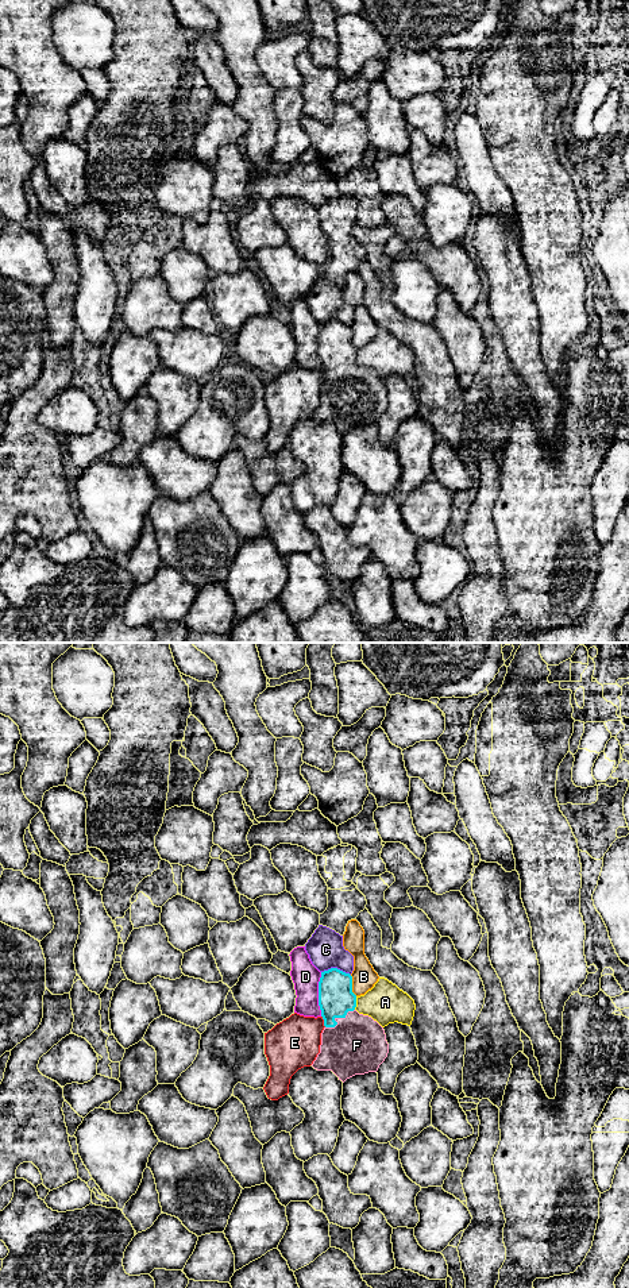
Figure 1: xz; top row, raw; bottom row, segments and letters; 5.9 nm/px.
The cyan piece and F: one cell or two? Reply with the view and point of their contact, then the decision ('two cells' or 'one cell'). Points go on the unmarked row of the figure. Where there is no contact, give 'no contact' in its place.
meets cyan in xz at (336, 369); one cell

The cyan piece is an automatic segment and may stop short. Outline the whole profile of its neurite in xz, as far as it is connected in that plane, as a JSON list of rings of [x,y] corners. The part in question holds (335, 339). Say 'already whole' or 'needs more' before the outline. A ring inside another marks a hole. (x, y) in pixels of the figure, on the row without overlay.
needs more; [[[337,320],[321,324],[319,358],[325,379],[312,419],[332,423],[343,435],[355,427],[377,424],[387,409],[389,396],[383,379],[355,362],[352,328]]]

